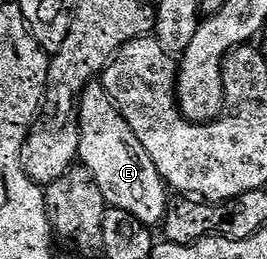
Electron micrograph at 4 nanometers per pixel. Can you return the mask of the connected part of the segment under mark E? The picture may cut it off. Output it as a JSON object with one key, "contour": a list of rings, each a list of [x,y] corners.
{"contour":[[[95,80],[87,86],[78,99],[78,157],[77,161],[92,172],[100,192],[104,192],[107,207],[123,209],[131,213],[149,228],[156,227],[166,217],[168,187],[158,174],[152,156],[136,140],[136,132],[128,128],[128,120],[118,110],[118,106],[108,96],[101,81]]]}

